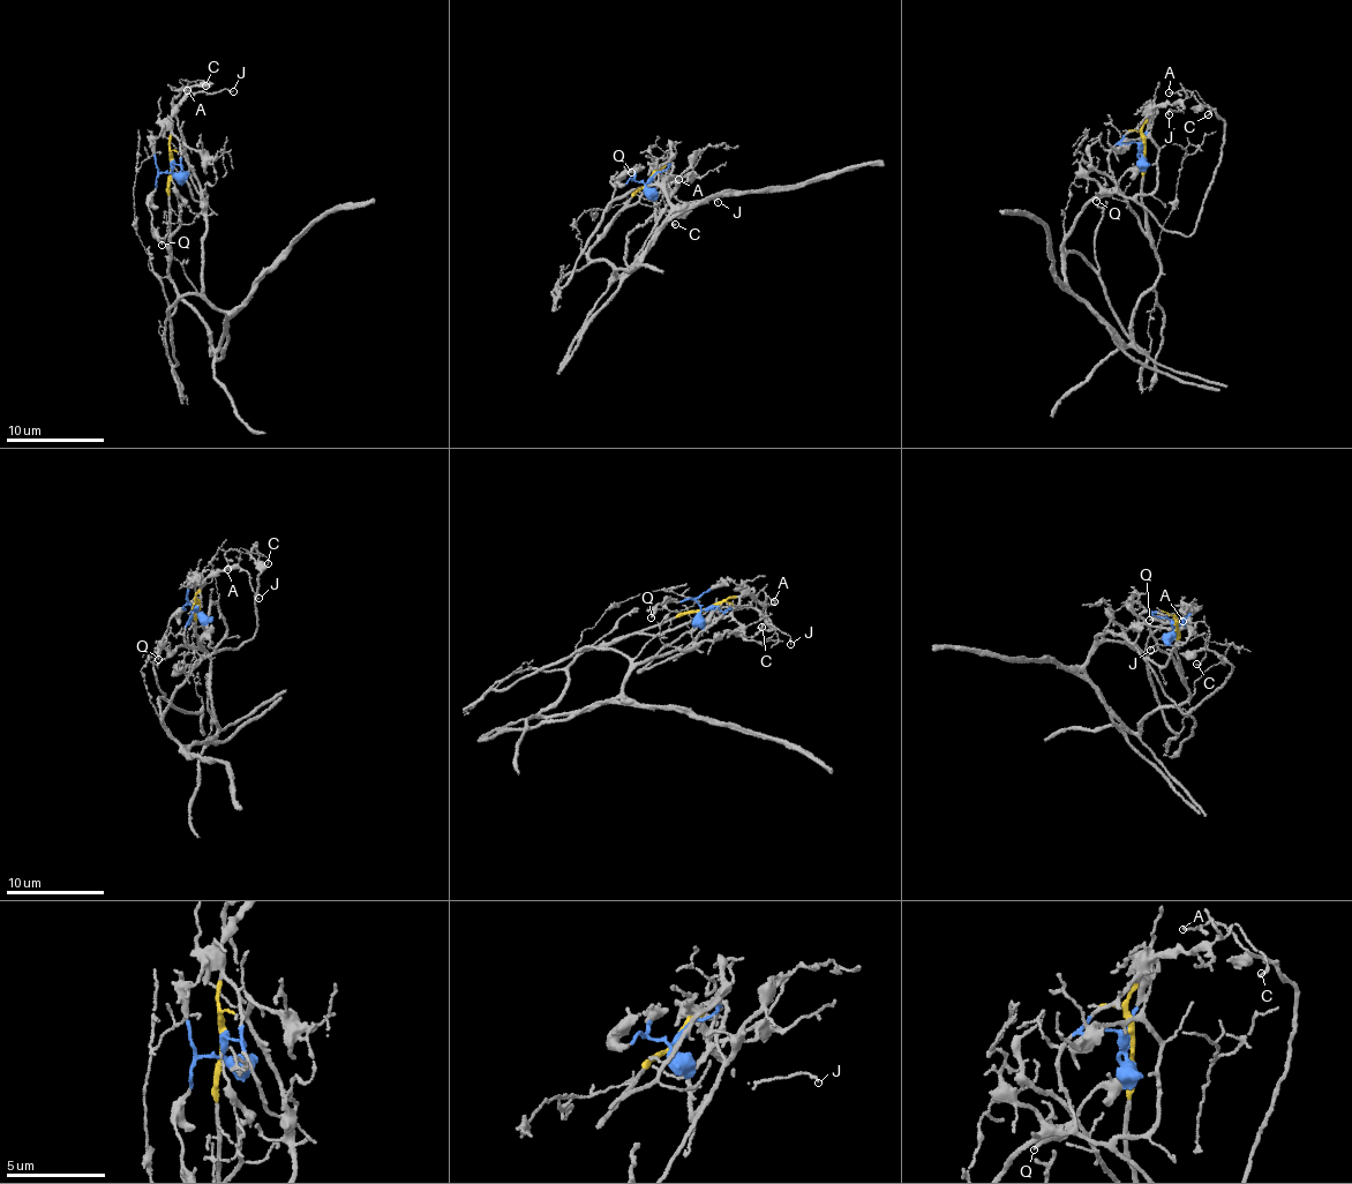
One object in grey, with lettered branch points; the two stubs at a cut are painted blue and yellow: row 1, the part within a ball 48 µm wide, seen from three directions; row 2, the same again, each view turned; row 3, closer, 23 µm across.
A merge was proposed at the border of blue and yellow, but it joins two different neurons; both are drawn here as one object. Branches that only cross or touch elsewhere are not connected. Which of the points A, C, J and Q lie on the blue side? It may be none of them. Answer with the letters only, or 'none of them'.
A, Q

